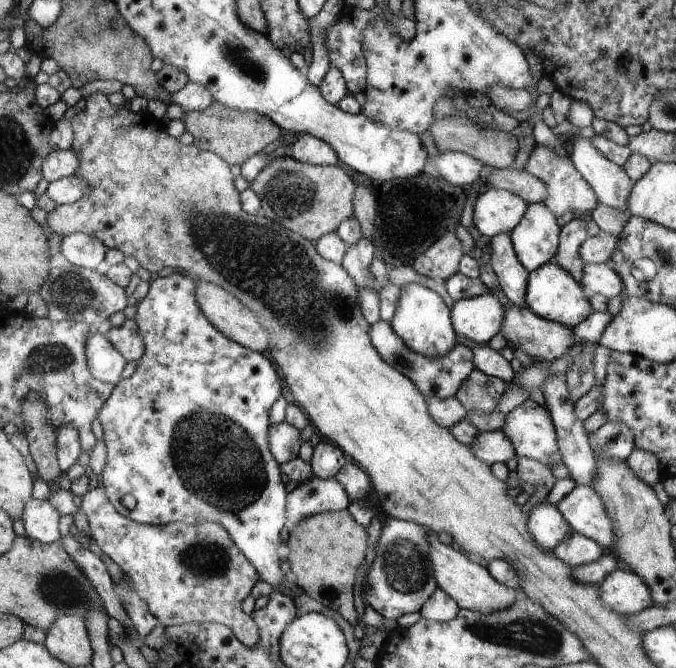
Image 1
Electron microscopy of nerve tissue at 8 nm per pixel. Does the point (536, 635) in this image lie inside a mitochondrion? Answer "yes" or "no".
yes

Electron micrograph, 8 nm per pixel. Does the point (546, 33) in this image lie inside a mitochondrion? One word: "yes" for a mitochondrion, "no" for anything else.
yes

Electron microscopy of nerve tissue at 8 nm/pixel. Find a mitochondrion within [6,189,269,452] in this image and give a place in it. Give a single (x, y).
(53, 358)

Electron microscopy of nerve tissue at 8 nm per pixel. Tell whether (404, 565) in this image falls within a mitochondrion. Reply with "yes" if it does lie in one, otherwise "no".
yes

